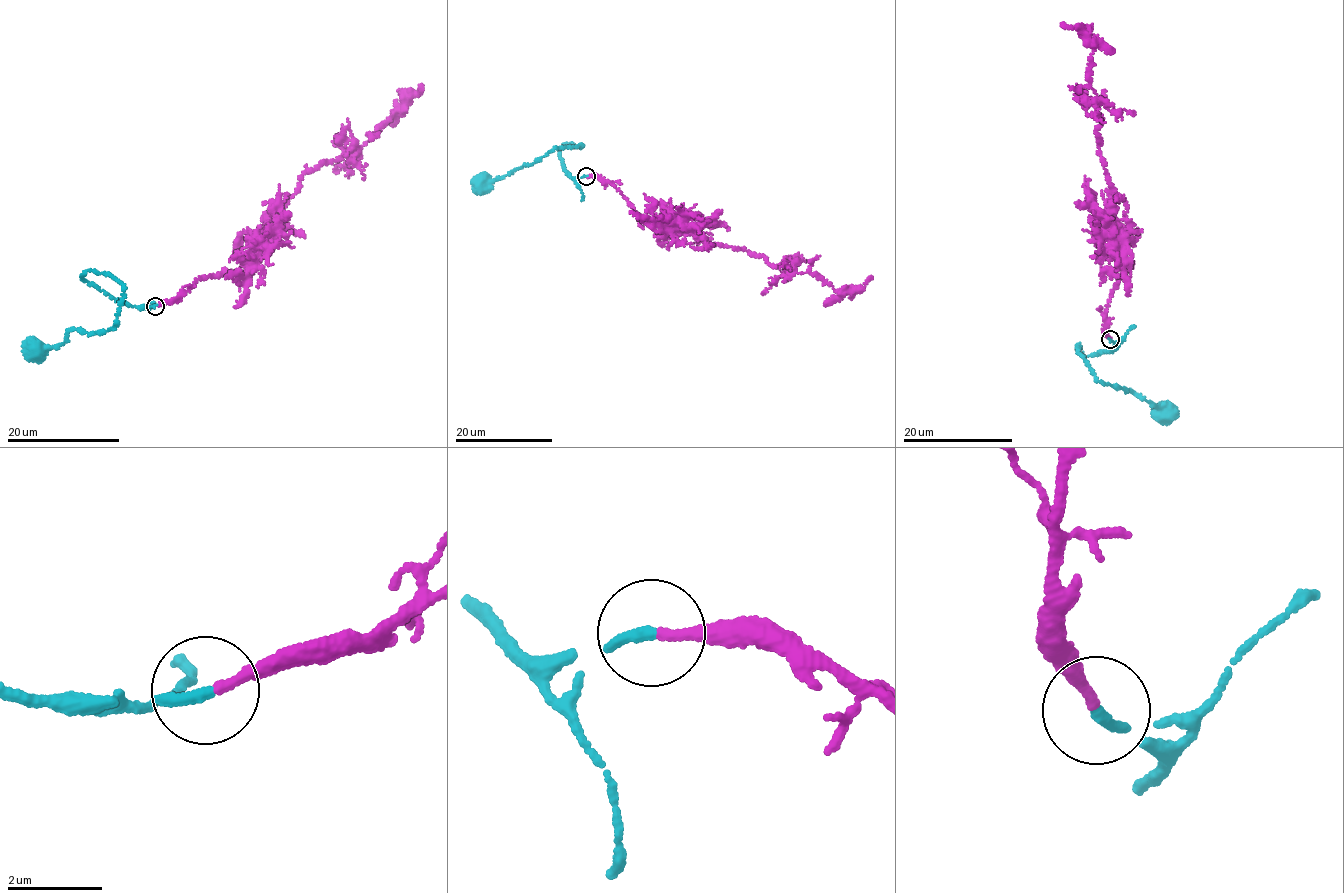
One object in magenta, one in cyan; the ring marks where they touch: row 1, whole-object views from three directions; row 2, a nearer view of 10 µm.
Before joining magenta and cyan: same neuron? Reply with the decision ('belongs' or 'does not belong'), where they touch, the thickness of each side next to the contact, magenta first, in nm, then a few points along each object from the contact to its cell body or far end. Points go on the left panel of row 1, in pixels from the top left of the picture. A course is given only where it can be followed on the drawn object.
belongs; at (155, 306); 220 nm thick on the magenta side, 240 nm on the other; magenta runs (157, 306), (201, 278), (248, 270), (271, 230), (271, 219), (304, 173), (366, 143), (421, 86); cyan runs (155, 306), (118, 301), (84, 272), (107, 273), (123, 287), (115, 326), (67, 332), (63, 344), (36, 352)

